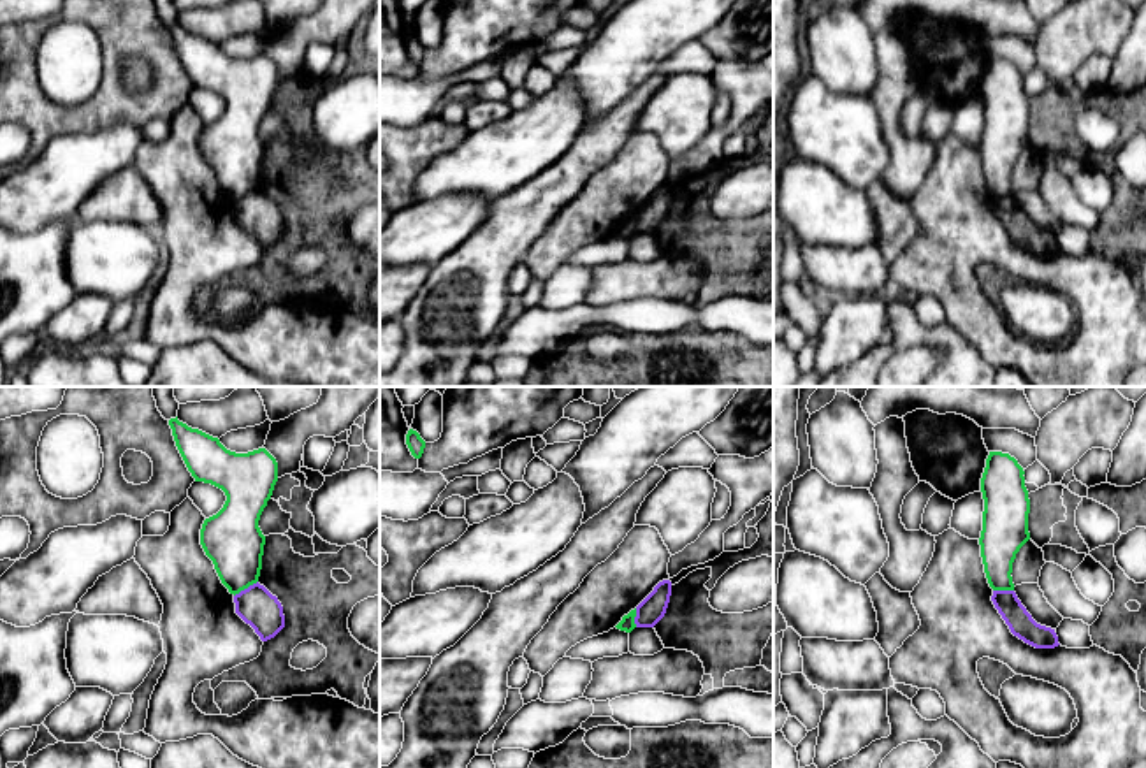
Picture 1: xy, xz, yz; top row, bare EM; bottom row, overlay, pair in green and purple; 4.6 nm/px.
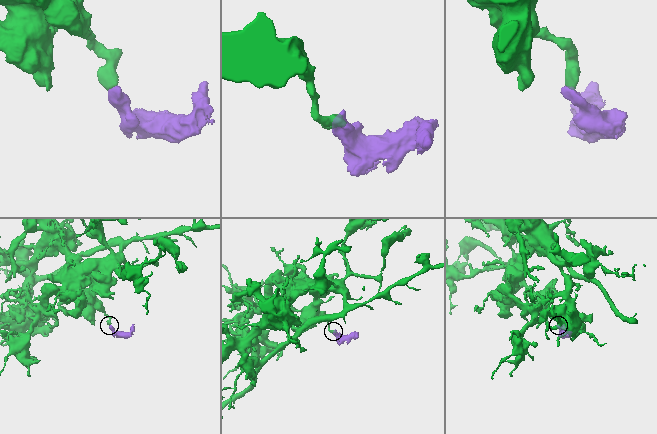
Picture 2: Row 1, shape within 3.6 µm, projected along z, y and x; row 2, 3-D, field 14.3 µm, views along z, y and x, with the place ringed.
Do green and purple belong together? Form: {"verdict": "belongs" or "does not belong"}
{"verdict": "does not belong"}

